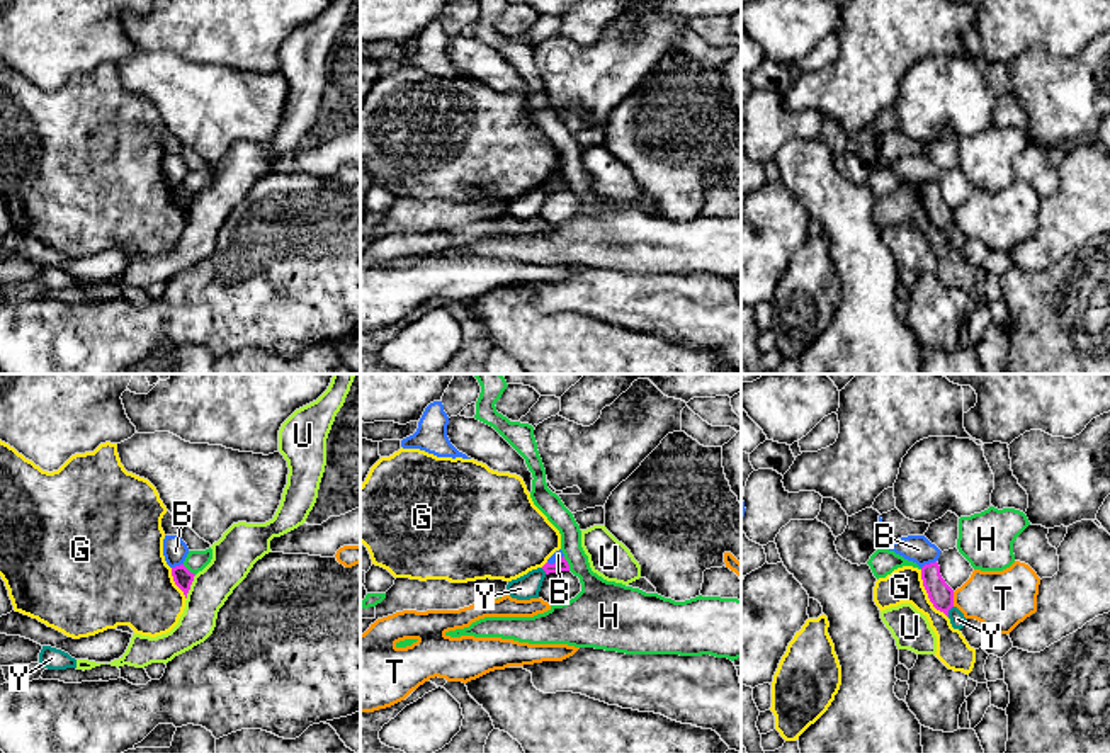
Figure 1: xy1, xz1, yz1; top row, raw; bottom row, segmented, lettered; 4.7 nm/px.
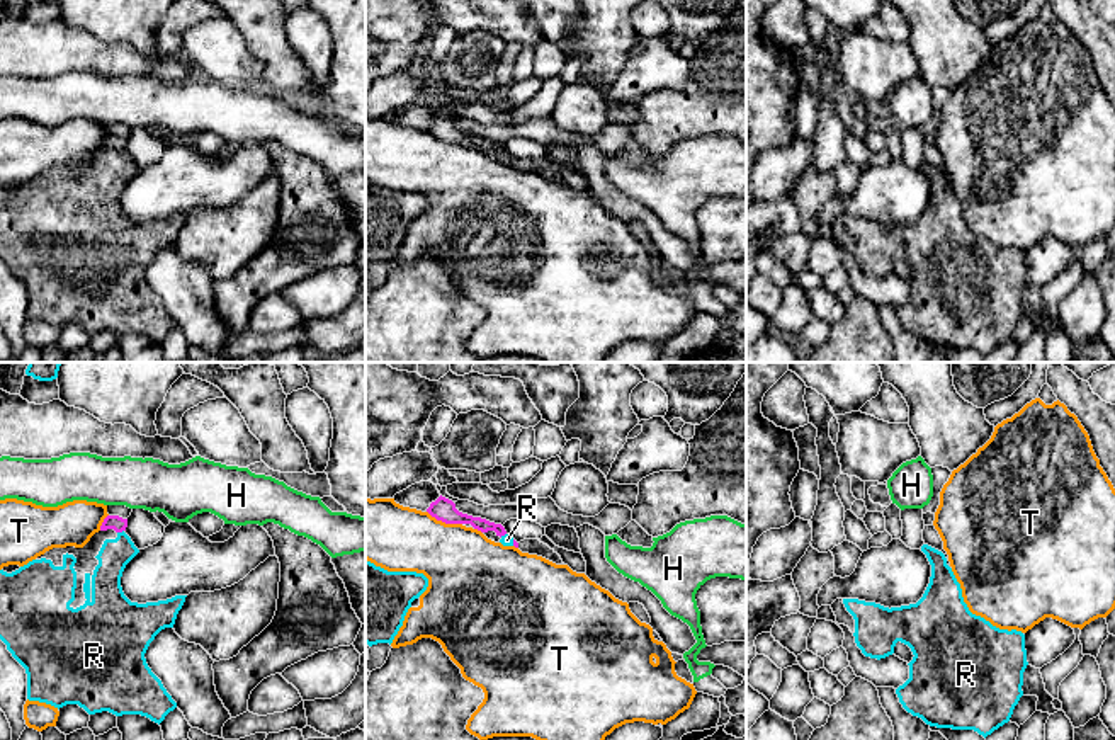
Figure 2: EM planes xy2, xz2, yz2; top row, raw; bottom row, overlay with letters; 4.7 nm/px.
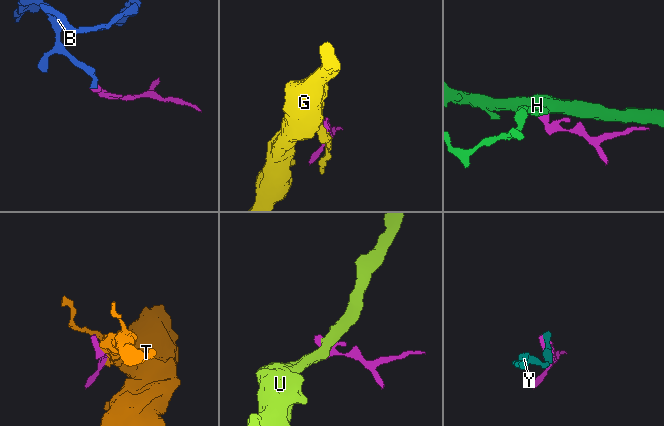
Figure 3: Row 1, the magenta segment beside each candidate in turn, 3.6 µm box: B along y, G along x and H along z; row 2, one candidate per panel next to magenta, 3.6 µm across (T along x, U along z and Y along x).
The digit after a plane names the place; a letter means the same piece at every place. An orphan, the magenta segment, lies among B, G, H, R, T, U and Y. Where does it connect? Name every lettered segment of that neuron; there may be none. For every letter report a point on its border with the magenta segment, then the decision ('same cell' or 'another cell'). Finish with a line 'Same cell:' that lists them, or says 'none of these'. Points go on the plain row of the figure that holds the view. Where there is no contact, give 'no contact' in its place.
B: yz1 (930, 182) | another cell
G: yz1 (928, 215) | another cell
H: xz1 (566, 182) | another cell
R: xy2 (119, 150) | same cell
T: xz2 (444, 140) | another cell
U: xy1 (189, 206) | another cell
Y: yz1 (949, 228) | another cell
Same cell: R

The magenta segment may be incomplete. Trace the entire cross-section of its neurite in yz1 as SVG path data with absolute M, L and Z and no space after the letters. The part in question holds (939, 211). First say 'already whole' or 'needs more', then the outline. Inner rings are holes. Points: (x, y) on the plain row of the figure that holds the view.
already whole; M937 180L921 187L921 199L933 226L949 236L954 226L954 209L942 197Z

